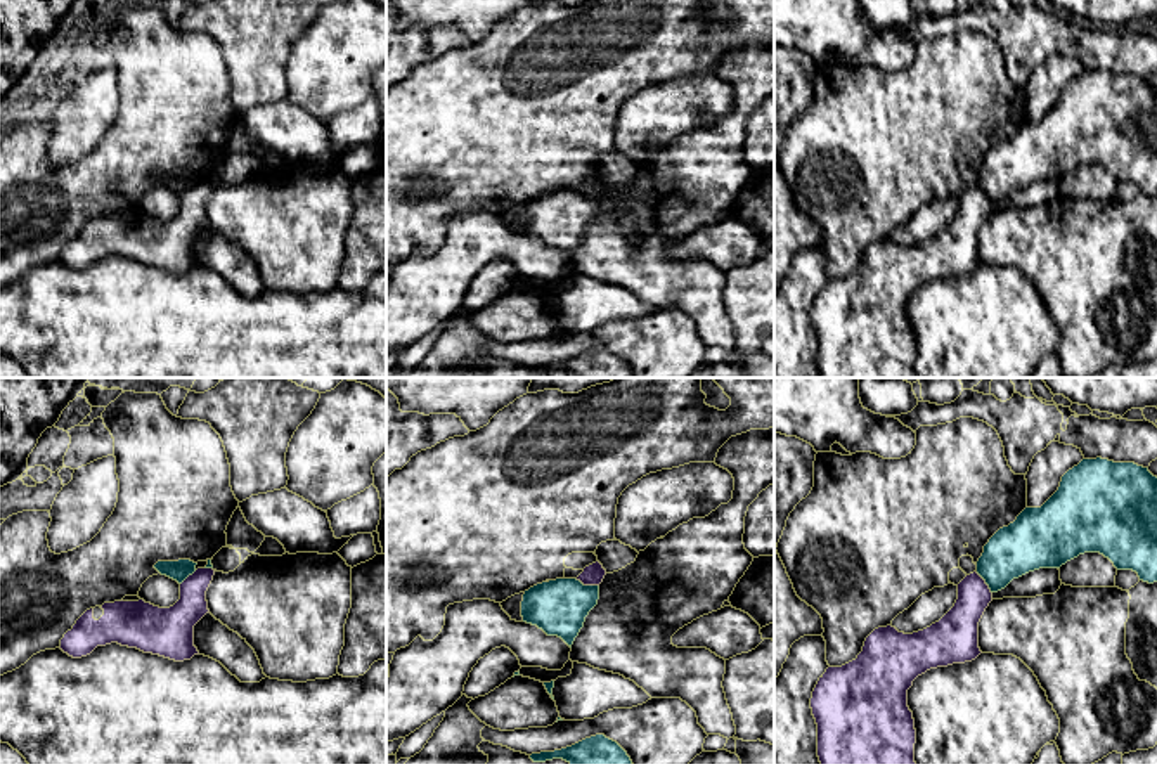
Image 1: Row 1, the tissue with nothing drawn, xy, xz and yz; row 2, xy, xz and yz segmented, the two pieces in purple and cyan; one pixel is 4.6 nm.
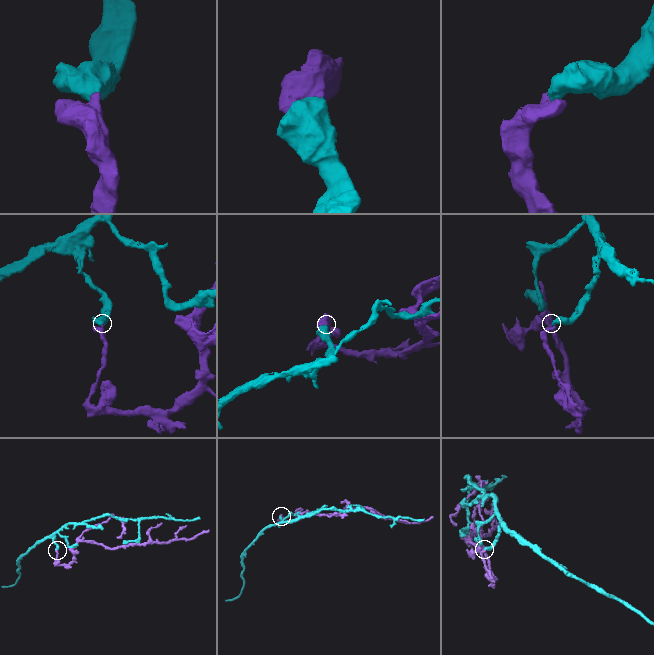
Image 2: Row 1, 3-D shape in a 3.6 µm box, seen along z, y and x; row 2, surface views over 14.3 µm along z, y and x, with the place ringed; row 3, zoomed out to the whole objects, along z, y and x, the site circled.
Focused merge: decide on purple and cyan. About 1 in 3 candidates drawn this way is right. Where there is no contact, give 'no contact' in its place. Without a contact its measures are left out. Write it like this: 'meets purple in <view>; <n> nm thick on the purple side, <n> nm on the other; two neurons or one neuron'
meets purple in xz; 100 nm thick on the purple side, 260 nm on the other; two neurons

